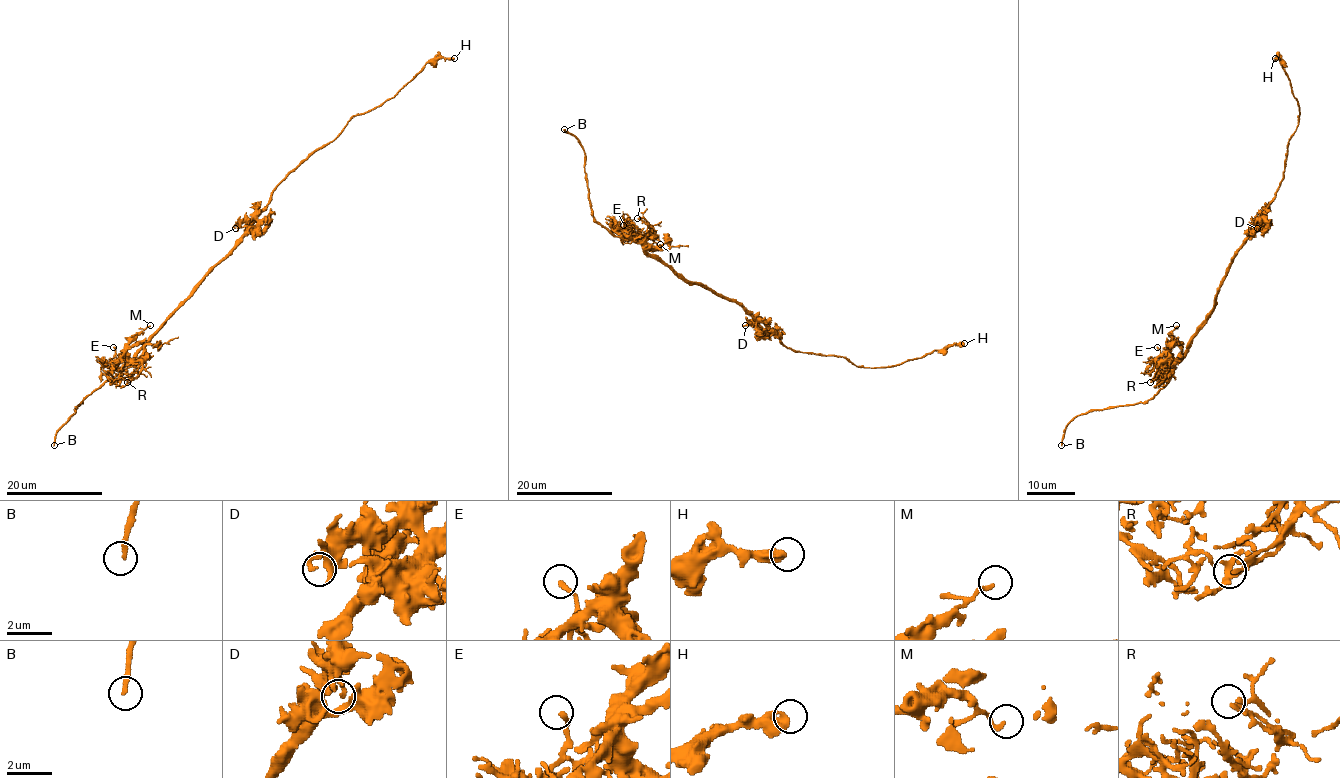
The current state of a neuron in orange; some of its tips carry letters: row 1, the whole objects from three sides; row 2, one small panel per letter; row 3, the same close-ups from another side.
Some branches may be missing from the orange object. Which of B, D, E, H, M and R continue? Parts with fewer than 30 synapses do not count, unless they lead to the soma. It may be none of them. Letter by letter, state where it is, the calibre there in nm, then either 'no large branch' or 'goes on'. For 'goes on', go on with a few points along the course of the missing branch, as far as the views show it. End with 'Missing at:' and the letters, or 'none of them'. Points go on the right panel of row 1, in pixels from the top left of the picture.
B: at (1061, 445); 220 nm thick; goes on; missing branch runs (1061, 445), (1068, 473), (1073, 473), (1087, 486), (1094, 486), (1104, 478)
D: at (1257, 228); 190 nm thick; no large branch
E: at (1157, 347); 200 nm thick; no large branch
H: at (1275, 58); 460 nm thick; no large branch
M: at (1176, 325); 180 nm thick; no large branch
R: at (1150, 382); 110 nm thick; no large branch
Missing at: B

